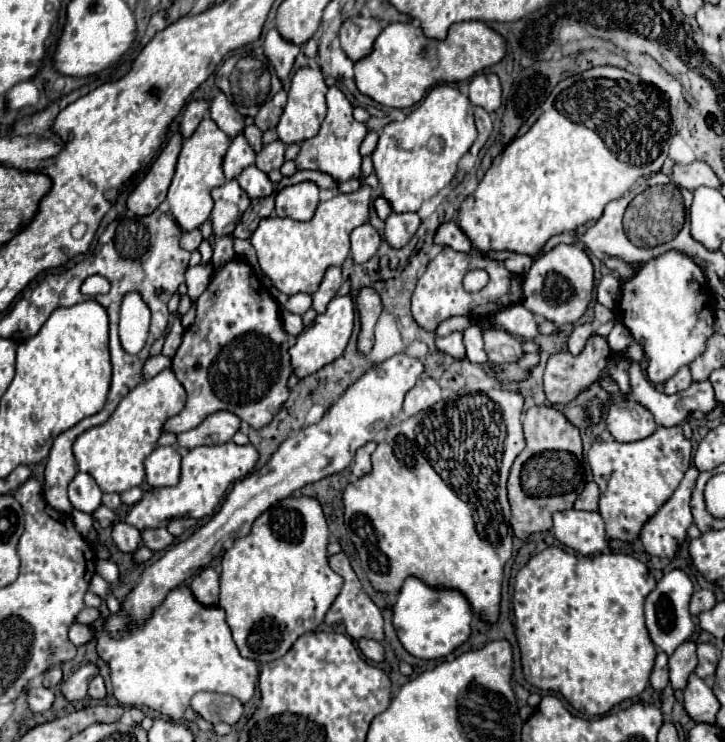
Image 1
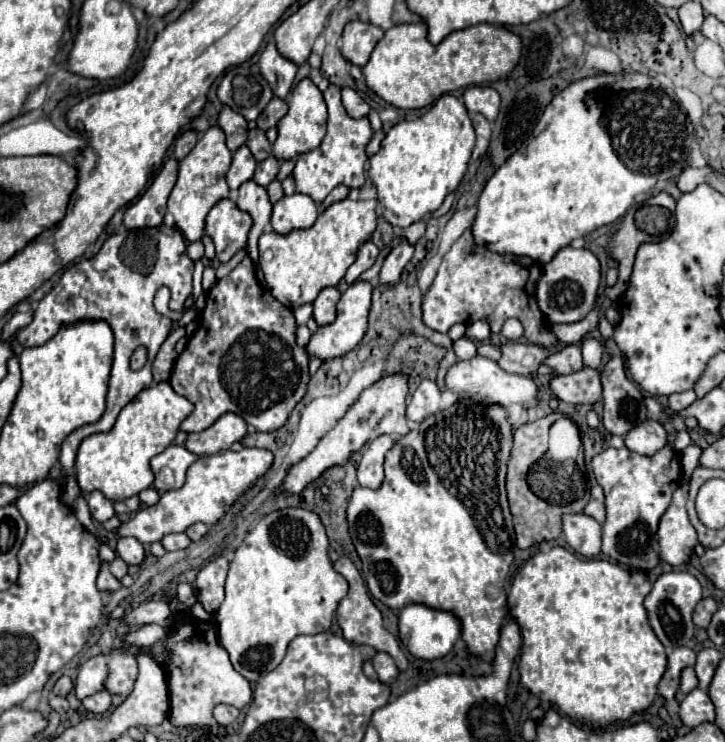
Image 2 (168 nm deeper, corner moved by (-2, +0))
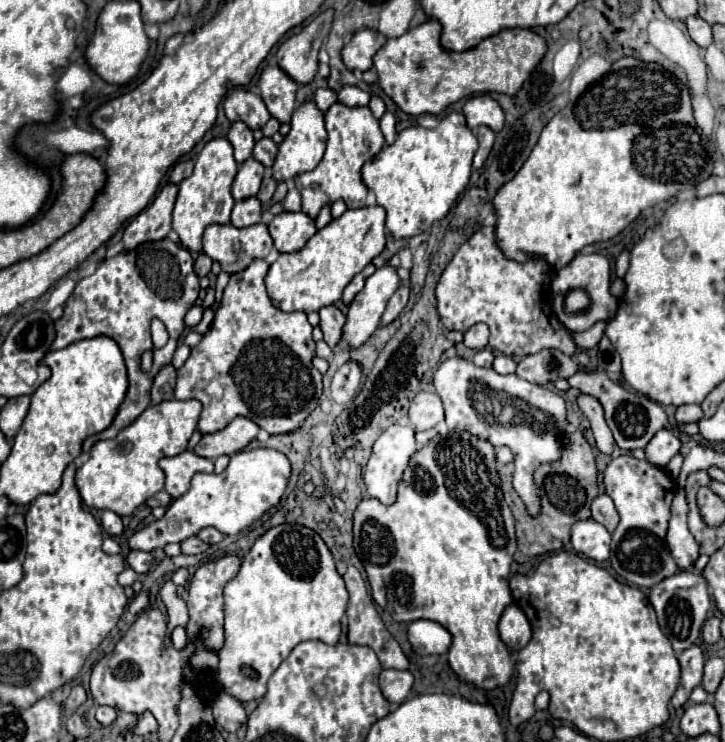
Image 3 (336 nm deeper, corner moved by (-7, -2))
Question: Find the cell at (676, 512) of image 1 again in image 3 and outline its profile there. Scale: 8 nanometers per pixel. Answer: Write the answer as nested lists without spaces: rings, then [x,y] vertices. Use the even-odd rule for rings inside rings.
[[[678,489],[676,497],[672,501],[672,509],[670,509],[666,543],[668,543],[668,549],[670,549],[676,565],[684,571],[694,567],[694,563],[698,559],[698,549],[700,549],[700,545],[696,543],[696,539],[692,539],[692,533],[688,531],[686,513],[688,513],[688,505],[684,499],[684,489]]]

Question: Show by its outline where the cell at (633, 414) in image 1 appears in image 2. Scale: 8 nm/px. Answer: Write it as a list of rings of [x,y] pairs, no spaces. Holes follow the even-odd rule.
[[[649,419],[635,425],[625,435],[625,447],[639,453],[639,455],[653,455],[667,443],[667,431],[661,423]]]

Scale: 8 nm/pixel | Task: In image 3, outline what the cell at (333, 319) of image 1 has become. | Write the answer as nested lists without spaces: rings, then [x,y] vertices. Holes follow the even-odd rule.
[[[384,265],[376,269],[368,279],[360,295],[352,301],[344,325],[344,341],[350,347],[360,347],[380,325],[382,313],[388,305],[388,299],[400,287],[400,277],[396,267]]]

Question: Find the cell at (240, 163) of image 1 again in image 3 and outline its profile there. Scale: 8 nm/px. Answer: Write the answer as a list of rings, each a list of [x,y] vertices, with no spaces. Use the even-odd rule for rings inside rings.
[[[246,159],[240,165],[238,175],[234,177],[234,183],[232,183],[234,201],[242,201],[242,199],[248,199],[248,197],[254,197],[258,193],[258,189],[260,189],[262,175],[264,175],[264,165],[256,163],[256,159]]]

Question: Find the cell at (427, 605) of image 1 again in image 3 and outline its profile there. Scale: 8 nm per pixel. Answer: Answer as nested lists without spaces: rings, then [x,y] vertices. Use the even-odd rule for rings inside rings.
[[[420,619],[408,625],[408,641],[418,655],[442,655],[452,643],[452,635],[436,621]]]

